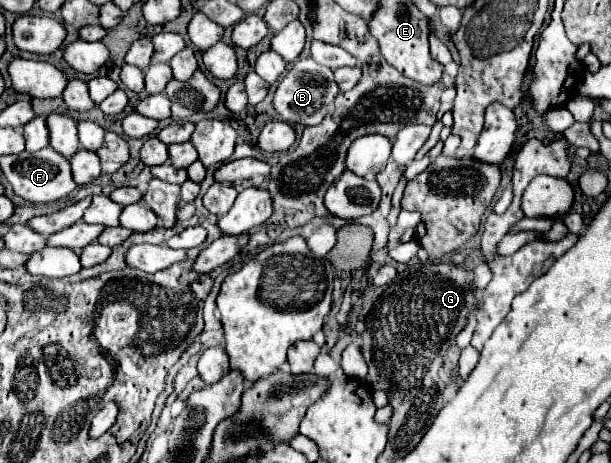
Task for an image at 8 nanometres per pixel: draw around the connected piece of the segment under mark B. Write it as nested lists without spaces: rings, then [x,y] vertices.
[[[304,58],[294,62],[294,66],[290,68],[290,72],[286,72],[286,76],[280,80],[276,92],[274,92],[274,100],[272,106],[274,110],[280,114],[280,118],[288,124],[302,124],[302,126],[314,126],[320,124],[322,118],[328,112],[328,104],[336,98],[338,94],[338,86],[334,82],[334,74],[330,68],[316,64],[312,58]]]

